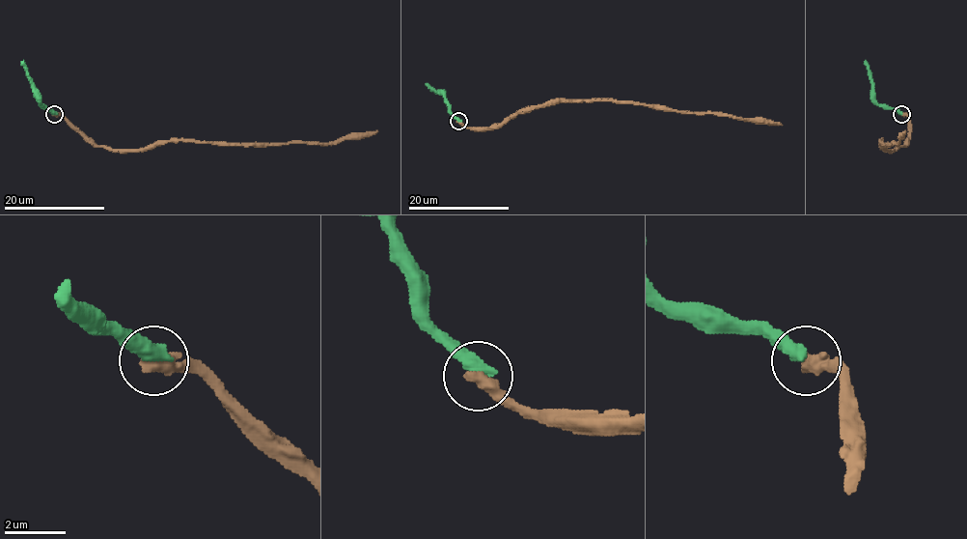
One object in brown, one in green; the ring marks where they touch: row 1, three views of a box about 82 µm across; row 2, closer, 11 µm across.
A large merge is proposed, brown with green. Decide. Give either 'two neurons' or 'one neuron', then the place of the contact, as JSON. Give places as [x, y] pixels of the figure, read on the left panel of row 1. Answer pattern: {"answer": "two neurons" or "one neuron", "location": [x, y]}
{"answer": "one neuron", "location": [54, 114]}

